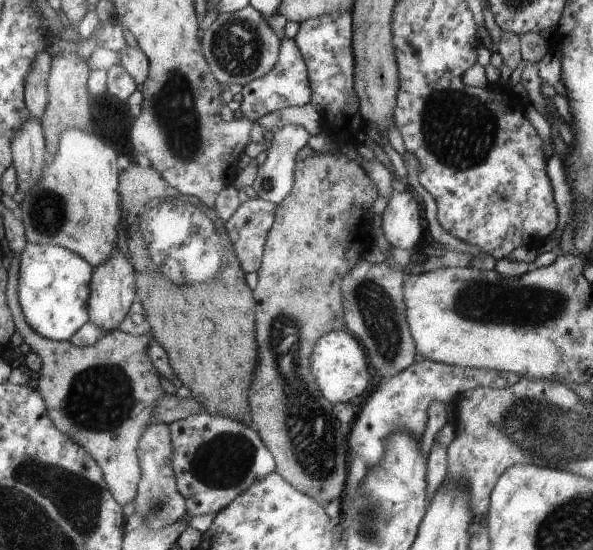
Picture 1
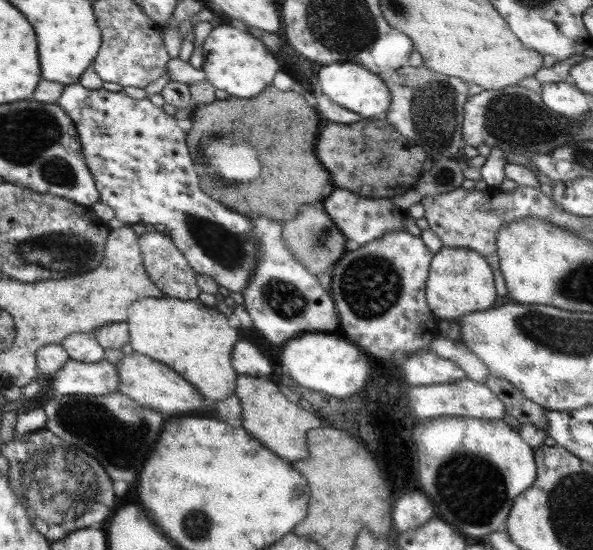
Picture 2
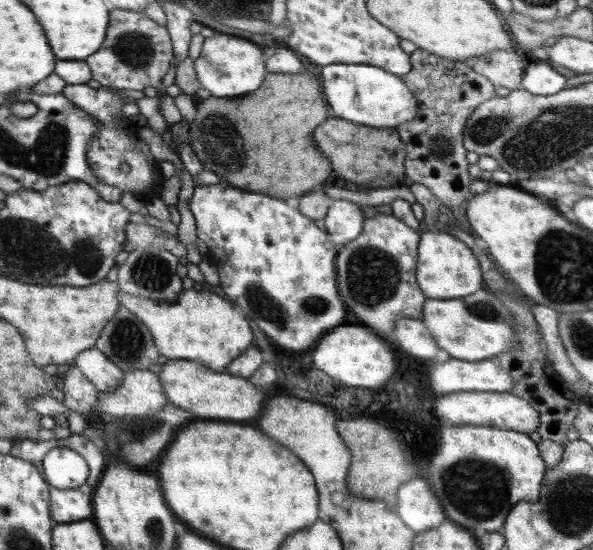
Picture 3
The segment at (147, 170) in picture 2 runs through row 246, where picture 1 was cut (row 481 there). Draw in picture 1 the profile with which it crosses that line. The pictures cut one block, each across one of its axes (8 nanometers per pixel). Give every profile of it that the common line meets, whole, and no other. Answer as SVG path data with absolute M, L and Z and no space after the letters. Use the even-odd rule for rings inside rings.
M197 414L167 425L172 444L170 466L176 479L176 491L184 499L190 516L217 513L254 481L275 471L273 455L263 446L253 428L245 426L245 422L225 416Z

